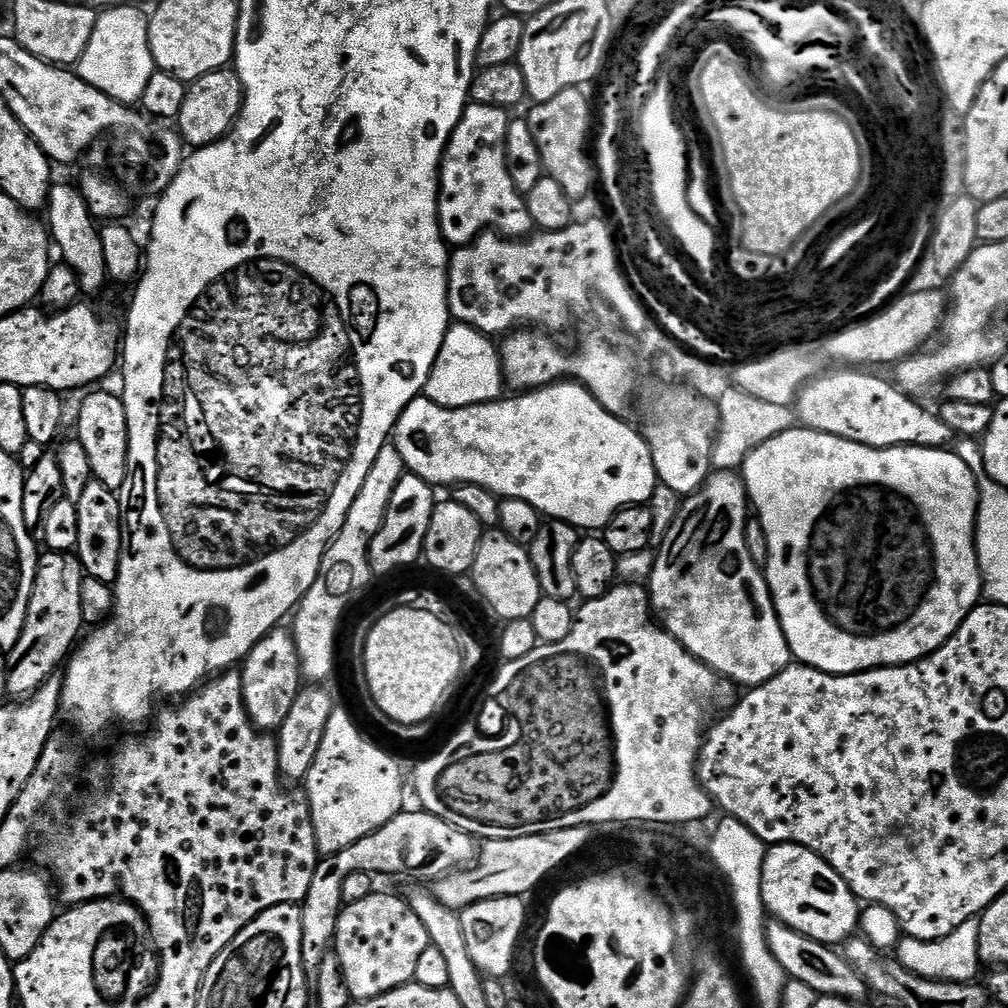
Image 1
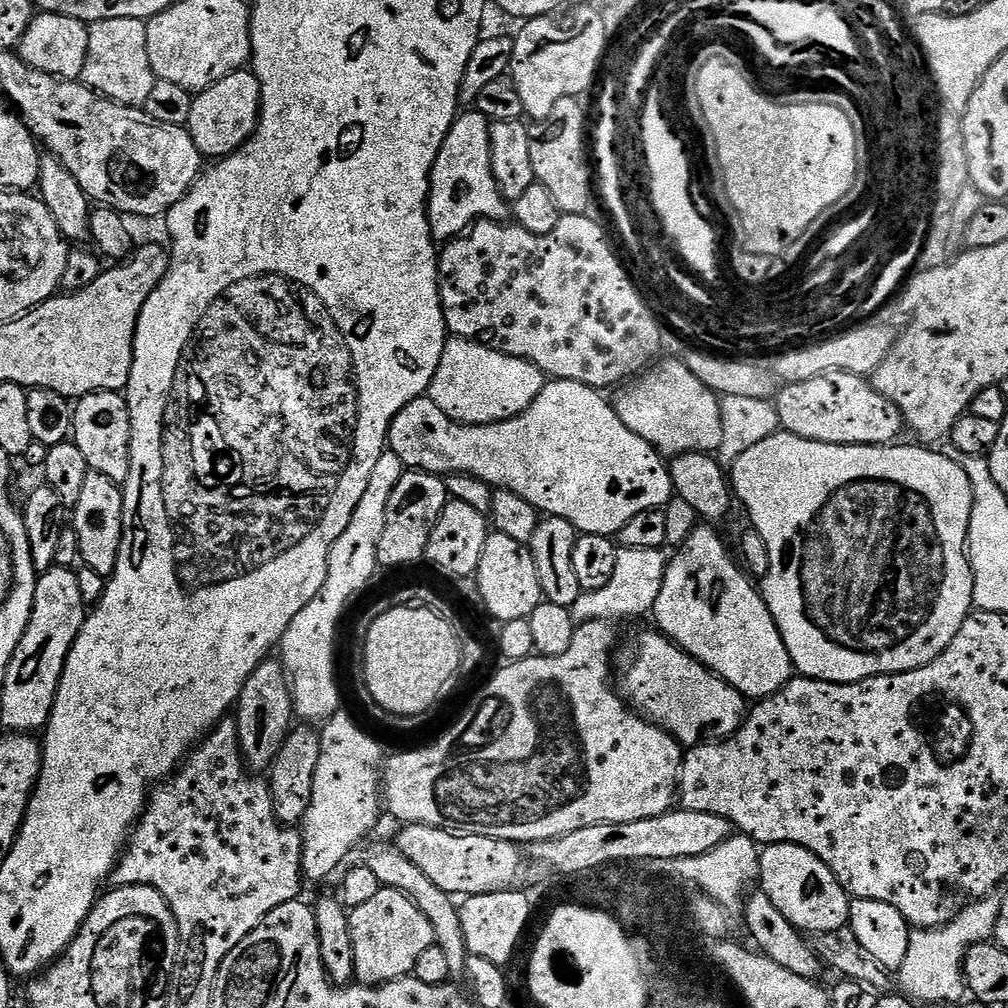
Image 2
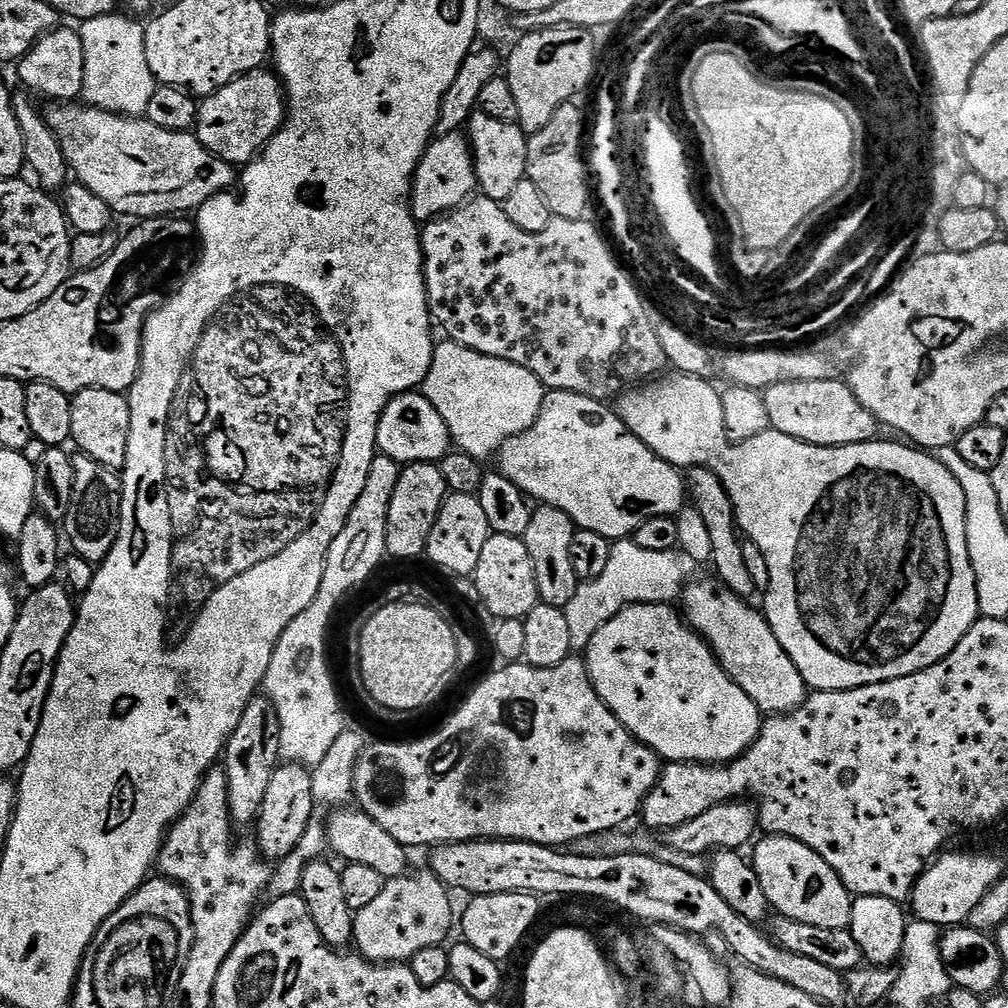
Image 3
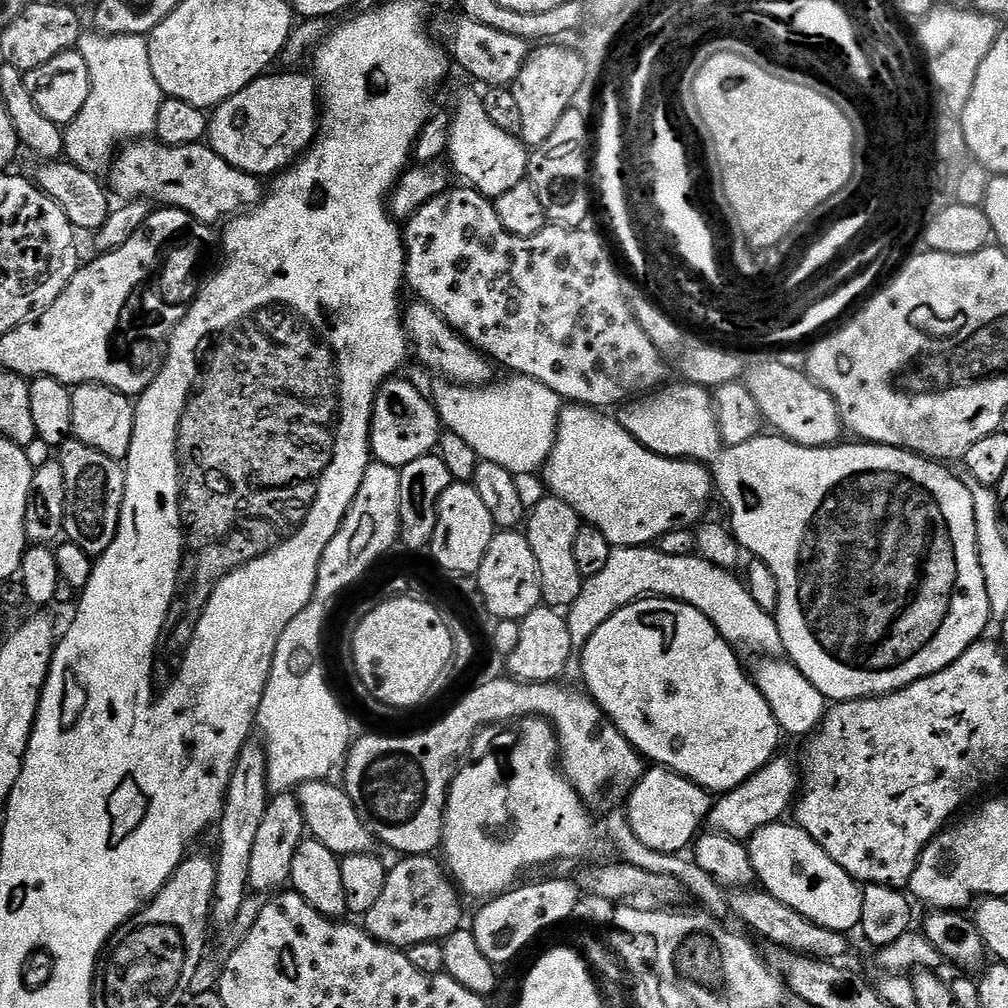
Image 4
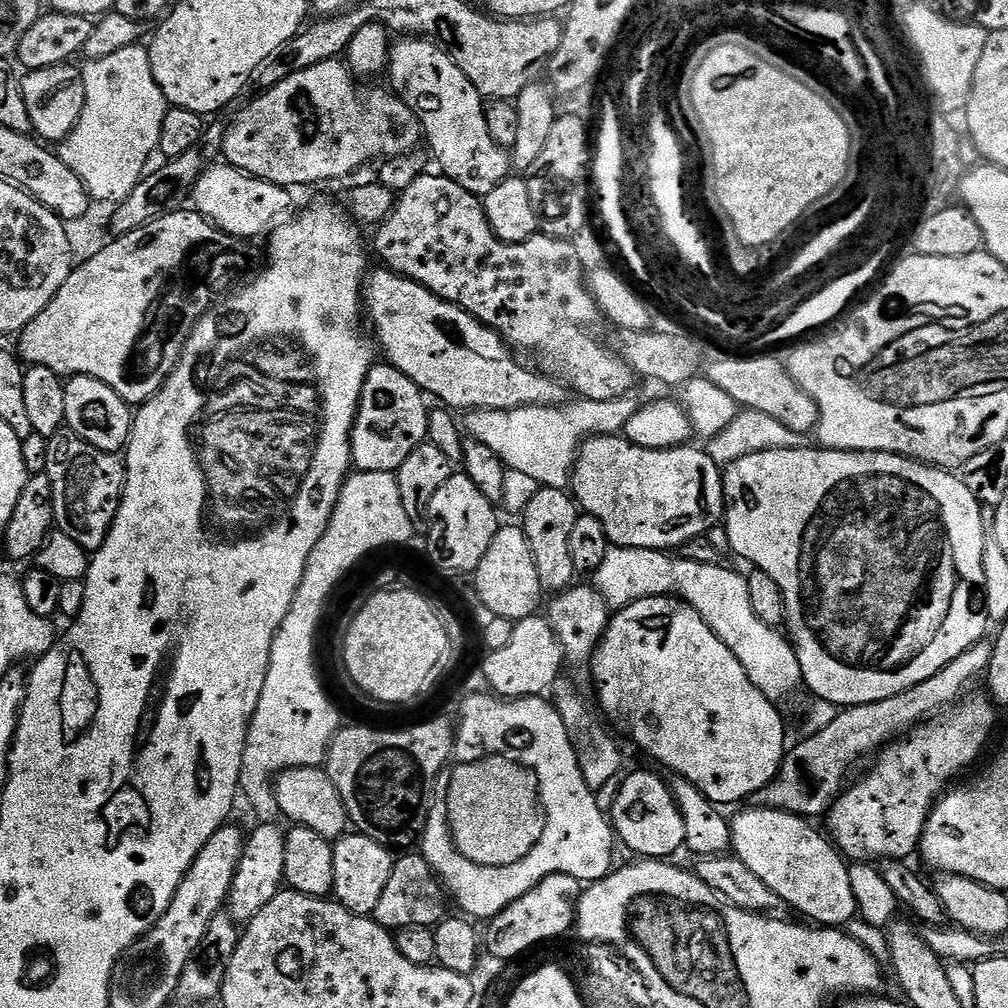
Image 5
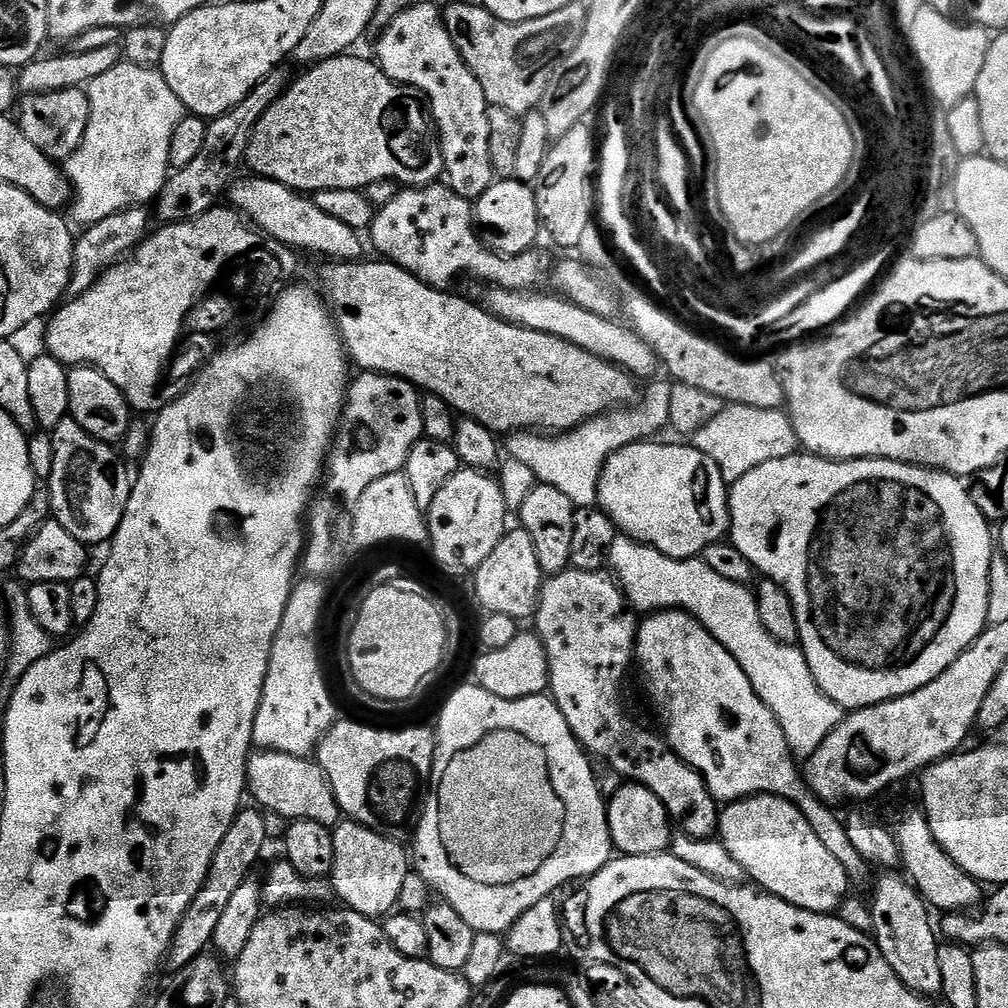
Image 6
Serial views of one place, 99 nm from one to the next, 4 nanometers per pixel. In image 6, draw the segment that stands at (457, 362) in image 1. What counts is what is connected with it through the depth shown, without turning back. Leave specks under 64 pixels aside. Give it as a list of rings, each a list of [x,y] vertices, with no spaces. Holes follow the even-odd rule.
[[[656,378],[648,389],[631,406],[595,416],[567,434],[537,434],[535,431],[514,432],[507,437],[506,452],[513,456],[528,472],[533,472],[539,483],[554,486],[554,490],[562,490],[566,498],[579,502],[584,506],[597,503],[596,491],[600,485],[600,475],[604,463],[618,450],[631,444],[651,441],[660,431],[668,428],[670,418],[670,390],[672,384],[667,379]]]

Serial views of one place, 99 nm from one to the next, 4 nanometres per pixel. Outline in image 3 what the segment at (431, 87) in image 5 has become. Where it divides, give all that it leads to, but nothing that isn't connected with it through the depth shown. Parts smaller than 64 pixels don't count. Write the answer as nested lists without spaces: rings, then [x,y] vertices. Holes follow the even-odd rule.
[[[477,110],[472,113],[466,125],[466,135],[472,146],[479,191],[489,200],[502,202],[510,198],[510,193],[516,189],[518,182],[525,180],[528,174],[526,150],[529,133],[525,132],[519,123],[490,118],[490,114]]]

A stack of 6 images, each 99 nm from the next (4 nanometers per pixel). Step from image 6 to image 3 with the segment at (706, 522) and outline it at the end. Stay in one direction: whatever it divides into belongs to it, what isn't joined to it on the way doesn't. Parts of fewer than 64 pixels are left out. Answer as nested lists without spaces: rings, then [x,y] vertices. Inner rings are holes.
[[[549,391],[544,397],[542,410],[534,426],[530,430],[507,440],[500,447],[499,460],[498,471],[506,478],[510,478],[510,482],[514,482],[514,486],[518,486],[518,490],[522,490],[524,495],[535,501],[537,505],[554,506],[558,510],[562,510],[562,514],[569,516],[576,523],[577,529],[594,530],[594,534],[602,534],[602,538],[613,542],[631,537],[638,530],[638,526],[642,526],[642,522],[646,522],[652,516],[675,517],[676,513],[686,504],[686,480],[681,469],[675,468],[672,464],[667,464],[661,456],[650,451],[638,437],[630,434],[628,427],[616,417],[615,411],[605,401],[586,398],[582,394]]]

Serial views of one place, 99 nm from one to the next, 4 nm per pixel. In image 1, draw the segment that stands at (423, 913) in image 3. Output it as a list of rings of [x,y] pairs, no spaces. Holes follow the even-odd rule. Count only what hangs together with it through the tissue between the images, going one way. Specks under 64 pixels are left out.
[[[374,890],[366,898],[362,898],[362,902],[344,904],[340,909],[340,917],[336,923],[334,955],[342,966],[342,978],[353,1001],[373,1000],[390,990],[398,990],[404,984],[413,983],[414,969],[418,967],[418,961],[428,947],[430,945],[426,929],[403,895],[391,896],[388,892]]]

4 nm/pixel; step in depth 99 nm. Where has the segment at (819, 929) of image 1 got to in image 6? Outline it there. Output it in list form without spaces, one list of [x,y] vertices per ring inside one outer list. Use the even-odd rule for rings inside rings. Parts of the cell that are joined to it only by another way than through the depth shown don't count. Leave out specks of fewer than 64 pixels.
[[[749,796],[747,800],[729,803],[721,815],[718,836],[723,840],[726,850],[730,850],[730,854],[738,858],[749,877],[753,881],[756,879],[755,883],[763,891],[770,892],[794,906],[811,912],[832,914],[843,902],[844,895],[850,891],[848,875],[842,862],[838,862],[838,858],[831,856],[830,850],[822,846],[818,834],[810,830],[810,822],[806,822],[806,818],[791,800],[783,800],[781,796]]]

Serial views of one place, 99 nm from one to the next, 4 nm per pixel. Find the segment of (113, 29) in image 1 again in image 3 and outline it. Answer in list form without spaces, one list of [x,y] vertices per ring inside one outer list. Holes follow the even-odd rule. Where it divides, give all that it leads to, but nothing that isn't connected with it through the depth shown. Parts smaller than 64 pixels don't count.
[[[109,14],[90,18],[79,25],[78,31],[82,38],[82,50],[86,58],[86,74],[82,100],[85,105],[100,108],[103,112],[116,112],[120,116],[143,117],[150,106],[150,97],[158,87],[156,75],[150,70],[150,62],[146,62],[145,25],[139,24],[131,15],[116,16]]]

